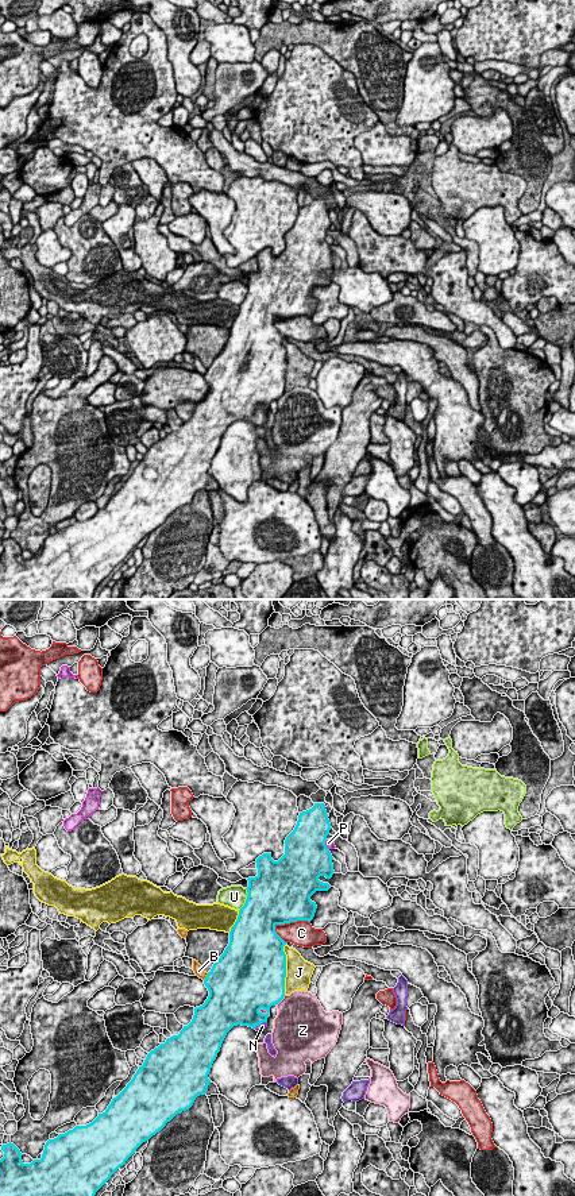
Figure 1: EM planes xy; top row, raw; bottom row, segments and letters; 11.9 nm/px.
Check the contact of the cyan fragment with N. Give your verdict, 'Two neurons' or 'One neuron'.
One neuron

